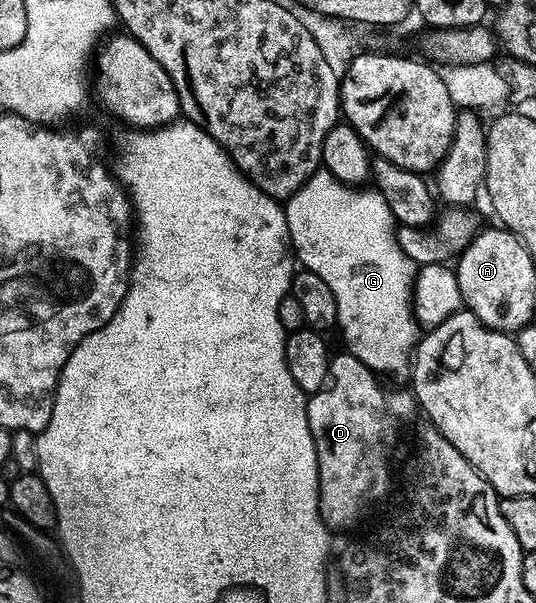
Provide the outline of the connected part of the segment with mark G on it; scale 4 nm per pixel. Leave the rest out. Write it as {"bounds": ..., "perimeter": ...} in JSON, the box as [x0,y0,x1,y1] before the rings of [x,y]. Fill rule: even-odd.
{"bounds":[283,168,419,375],"perimeter":[[[319,168],[287,199],[283,209],[296,261],[304,269],[315,272],[331,288],[331,296],[335,296],[337,326],[349,345],[348,353],[378,375],[408,375],[419,341],[419,323],[413,310],[413,287],[419,266],[397,243],[395,219],[391,208],[387,208],[387,200],[376,189],[354,188],[339,181],[331,171]]]}

